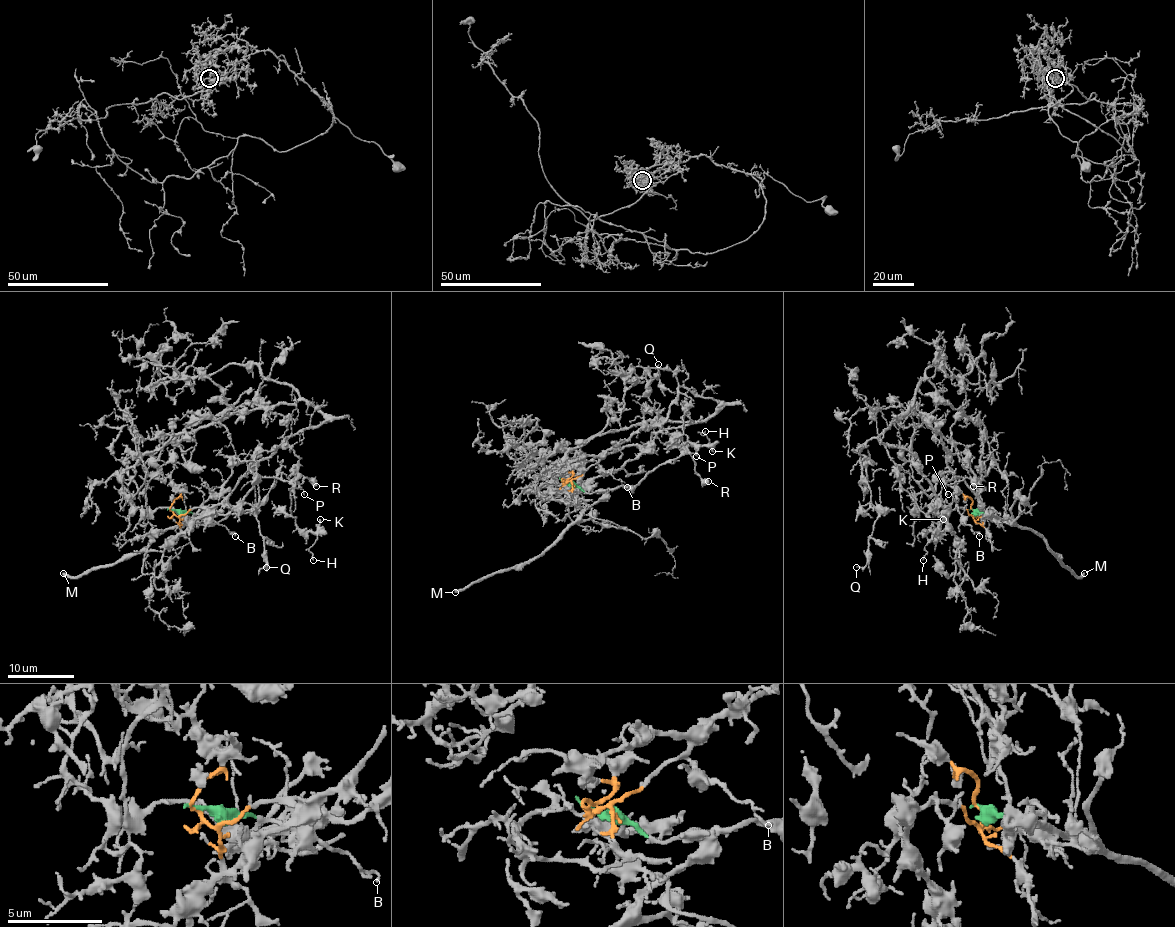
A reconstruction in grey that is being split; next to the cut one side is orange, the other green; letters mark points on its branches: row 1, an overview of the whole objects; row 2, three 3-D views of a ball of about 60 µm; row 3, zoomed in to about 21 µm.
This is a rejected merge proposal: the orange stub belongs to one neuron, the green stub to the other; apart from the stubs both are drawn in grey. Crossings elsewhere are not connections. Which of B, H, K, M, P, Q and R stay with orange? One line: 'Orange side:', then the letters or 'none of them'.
Orange side: B, H, K, Q

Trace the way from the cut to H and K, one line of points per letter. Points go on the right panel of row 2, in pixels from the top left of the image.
H: (973, 510), (972, 515), (946, 508), (918, 459), (908, 449), (886, 444), (896, 479), (936, 531), (923, 560)
K: (973, 510), (972, 515), (946, 508), (918, 459), (908, 449), (886, 444), (896, 479), (936, 531), (943, 520)

